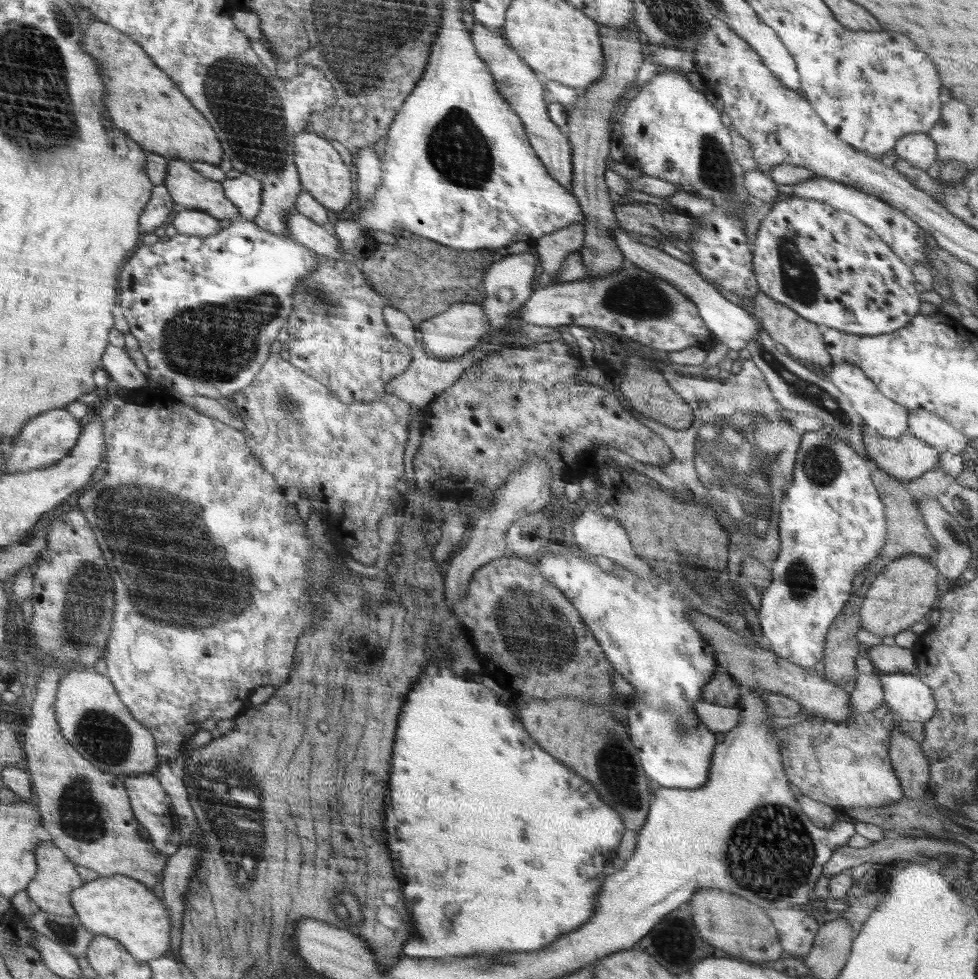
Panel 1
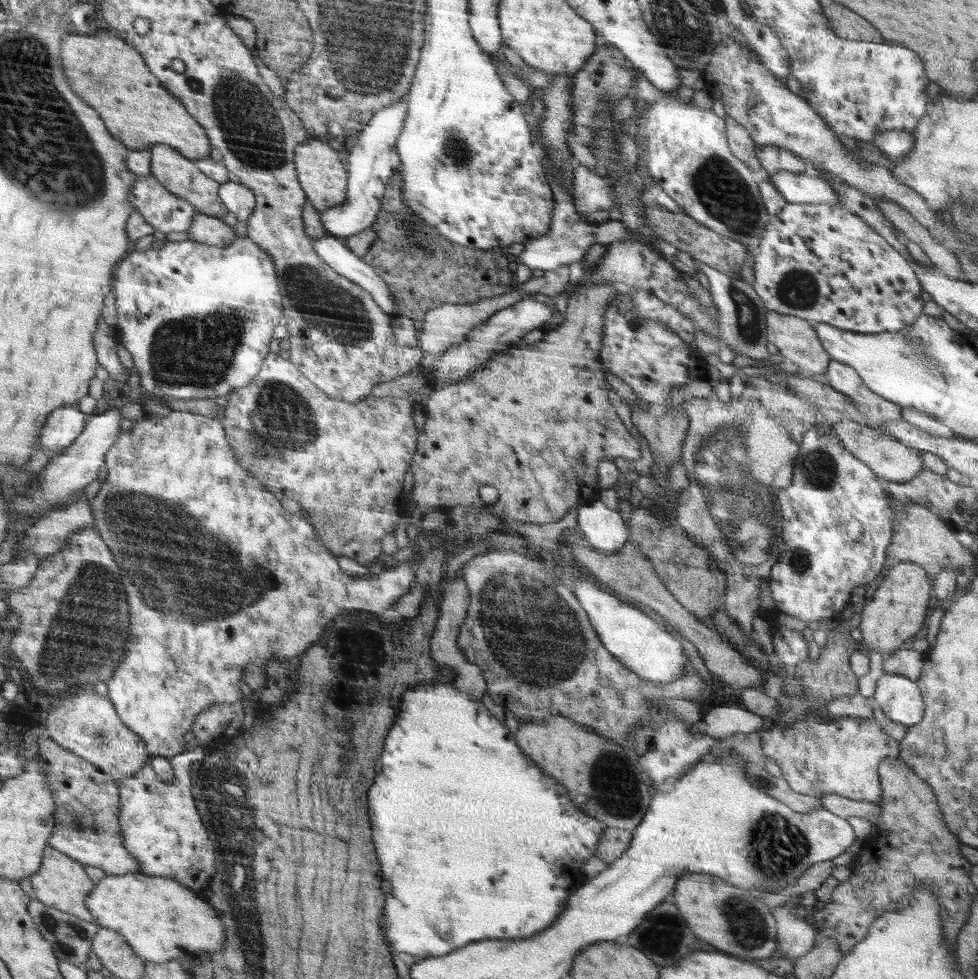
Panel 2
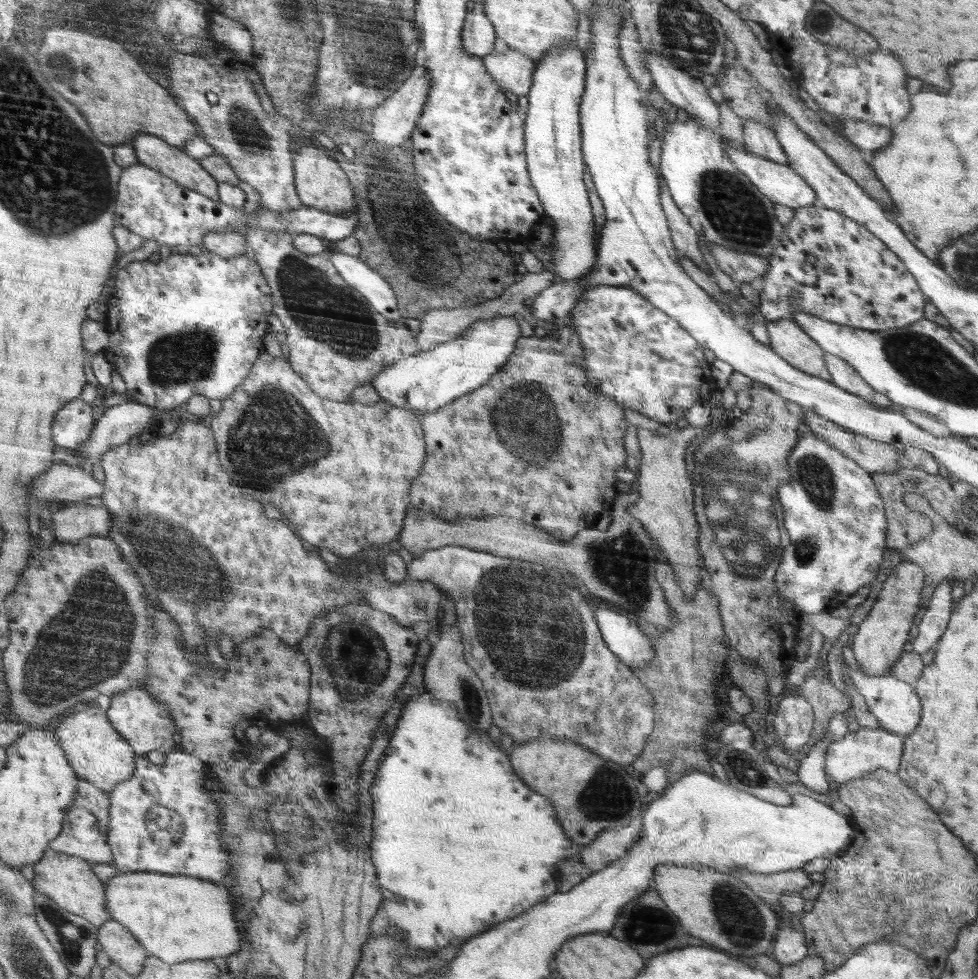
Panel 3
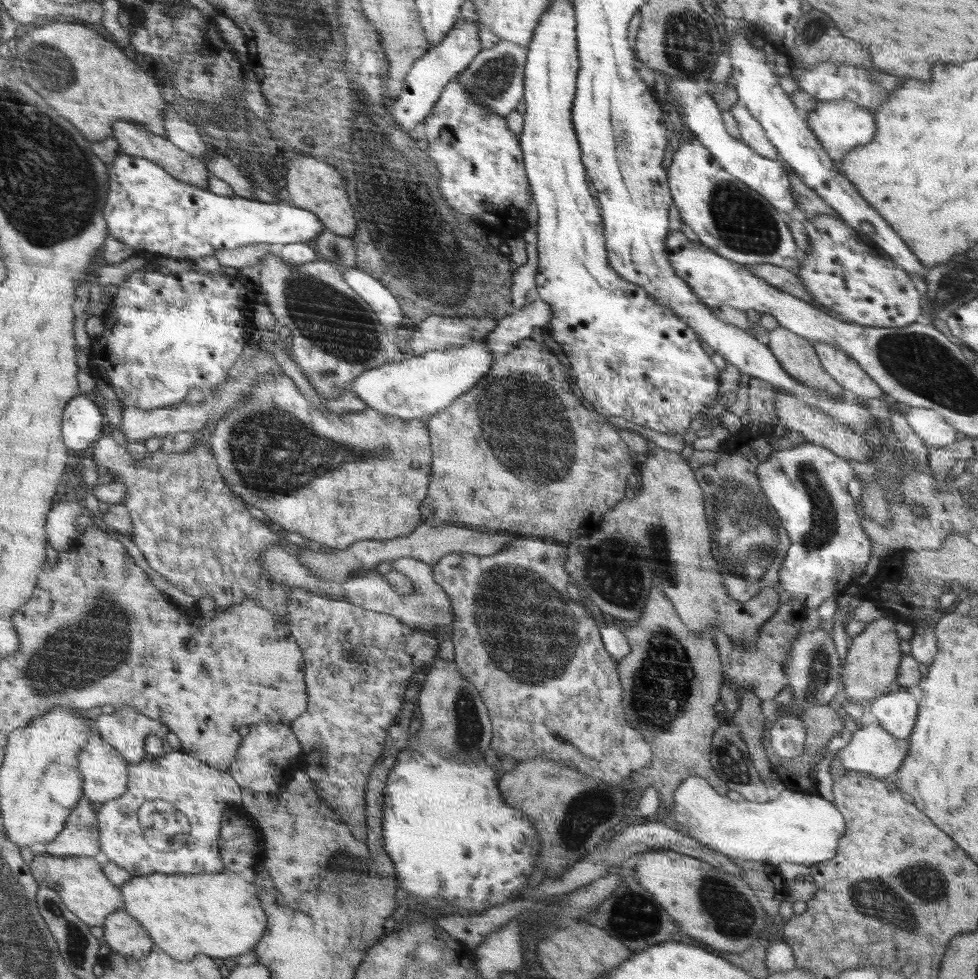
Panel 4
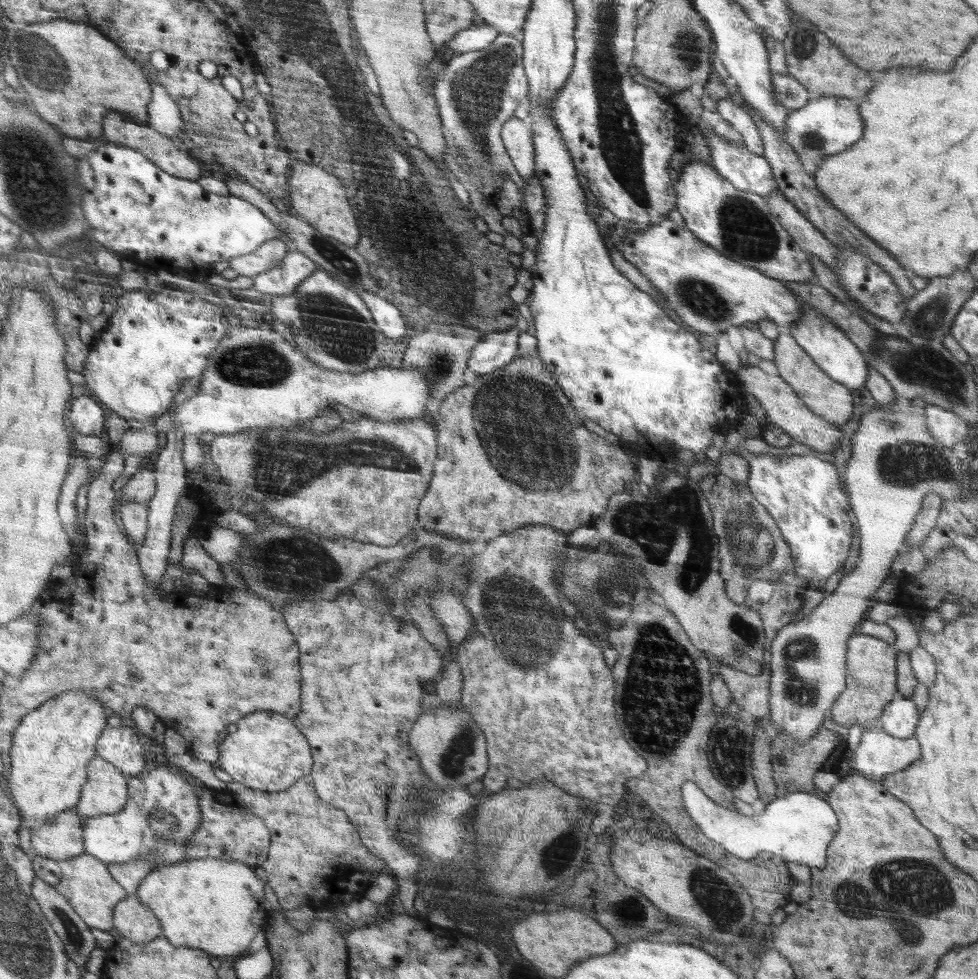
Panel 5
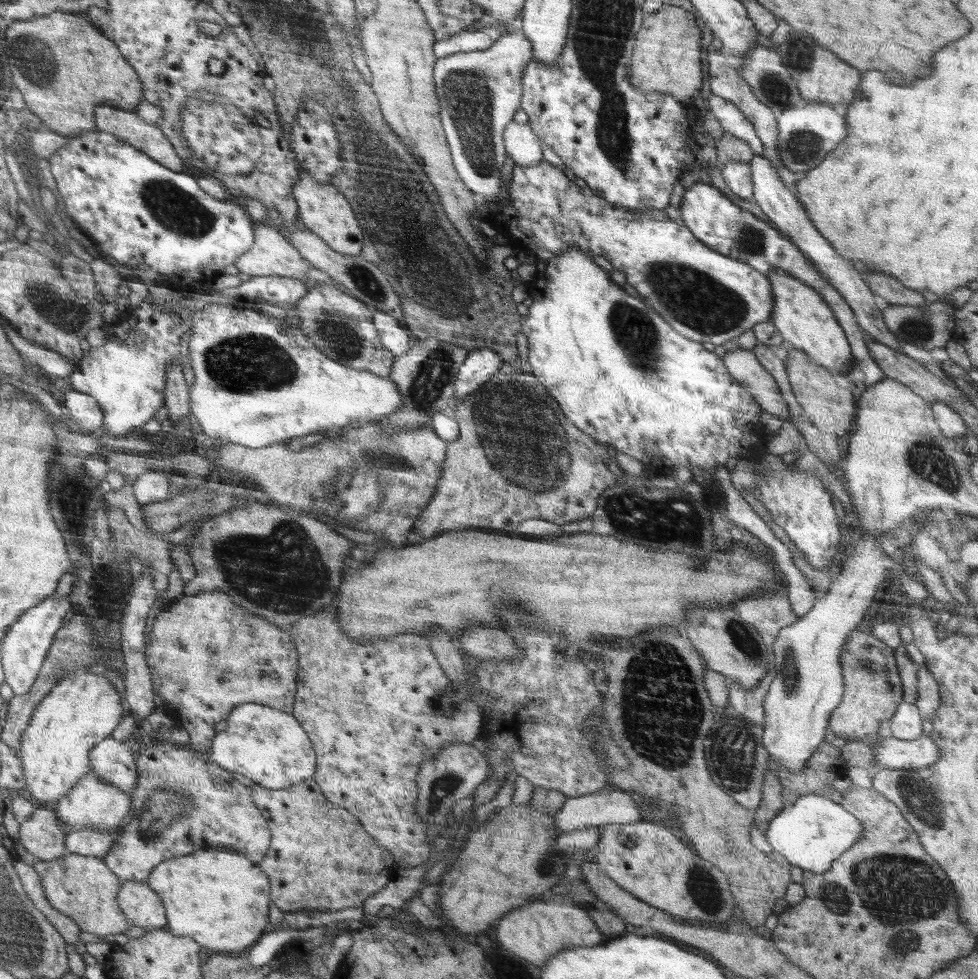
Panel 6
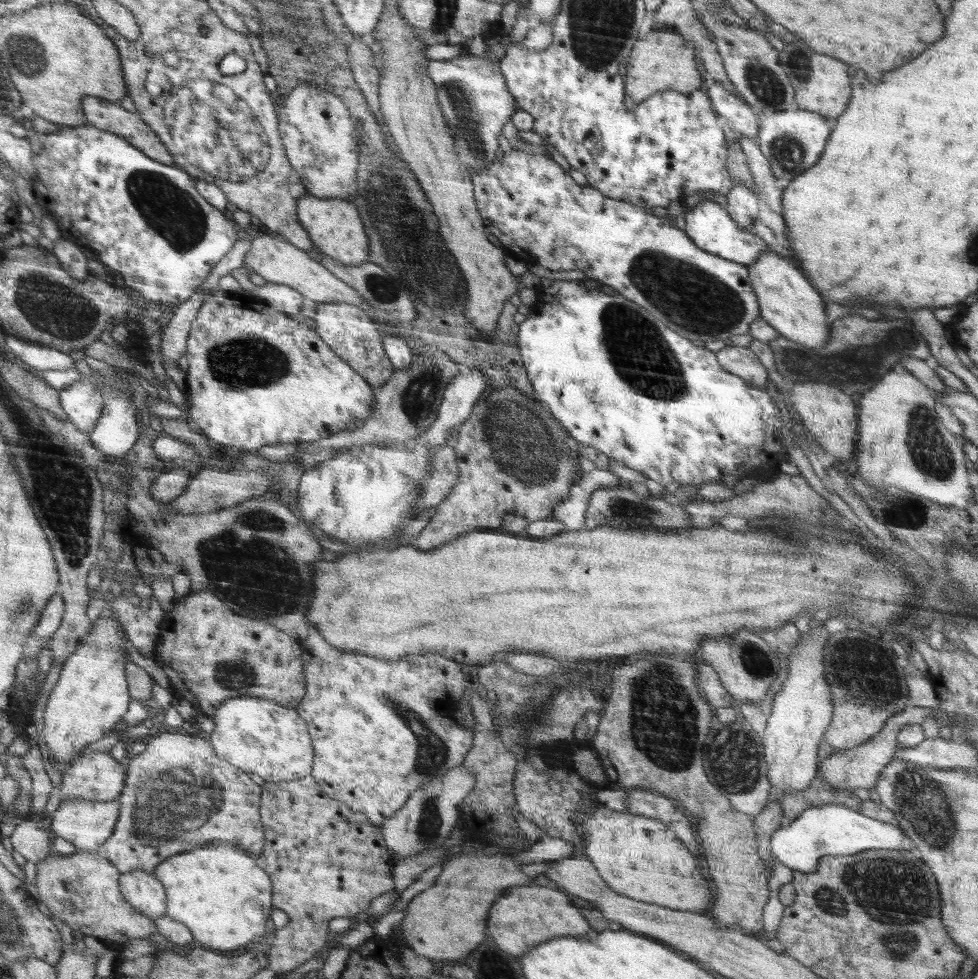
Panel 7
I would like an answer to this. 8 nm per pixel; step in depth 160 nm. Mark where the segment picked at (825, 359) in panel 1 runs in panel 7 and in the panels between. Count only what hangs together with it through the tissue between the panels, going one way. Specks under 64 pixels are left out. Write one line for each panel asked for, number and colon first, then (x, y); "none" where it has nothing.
2: (795, 338)
3: (786, 337)
4: (796, 354)
5: (825, 397)
6: (831, 408)
7: (829, 414)

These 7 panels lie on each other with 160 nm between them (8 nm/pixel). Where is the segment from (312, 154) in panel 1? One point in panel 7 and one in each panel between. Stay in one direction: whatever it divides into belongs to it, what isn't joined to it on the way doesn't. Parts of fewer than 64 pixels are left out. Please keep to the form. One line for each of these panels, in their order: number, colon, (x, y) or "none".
2: (321, 172)
3: (320, 183)
4: (312, 184)
5: (317, 197)
6: (323, 209)
7: (335, 226)

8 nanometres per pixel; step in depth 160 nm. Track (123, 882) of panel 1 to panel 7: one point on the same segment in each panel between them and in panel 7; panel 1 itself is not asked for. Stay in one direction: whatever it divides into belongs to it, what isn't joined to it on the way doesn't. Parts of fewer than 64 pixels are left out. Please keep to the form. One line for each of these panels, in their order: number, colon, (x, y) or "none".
2: (161, 919)
3: (177, 918)
4: (186, 914)
5: (215, 904)
6: (220, 898)
7: (217, 889)

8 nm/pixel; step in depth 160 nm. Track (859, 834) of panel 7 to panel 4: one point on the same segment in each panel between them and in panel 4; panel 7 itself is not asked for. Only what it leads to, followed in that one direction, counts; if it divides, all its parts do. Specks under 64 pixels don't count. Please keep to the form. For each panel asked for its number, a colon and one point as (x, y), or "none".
4: (800, 828)
5: (798, 827)
6: (811, 833)

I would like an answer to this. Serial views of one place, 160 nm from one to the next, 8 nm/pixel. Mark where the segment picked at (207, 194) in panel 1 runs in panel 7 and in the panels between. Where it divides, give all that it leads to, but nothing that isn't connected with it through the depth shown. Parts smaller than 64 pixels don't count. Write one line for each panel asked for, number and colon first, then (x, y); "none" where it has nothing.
2: (180, 175)
3: (173, 162)
4: (137, 141)
5: (117, 128)
6: (126, 125)
7: (101, 113)

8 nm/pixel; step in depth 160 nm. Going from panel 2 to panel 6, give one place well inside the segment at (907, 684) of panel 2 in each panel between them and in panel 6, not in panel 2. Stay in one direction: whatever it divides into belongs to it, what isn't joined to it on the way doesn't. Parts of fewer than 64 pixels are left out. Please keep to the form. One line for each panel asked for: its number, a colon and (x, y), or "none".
3: (895, 704)
4: (896, 711)
5: (900, 717)
6: (906, 724)

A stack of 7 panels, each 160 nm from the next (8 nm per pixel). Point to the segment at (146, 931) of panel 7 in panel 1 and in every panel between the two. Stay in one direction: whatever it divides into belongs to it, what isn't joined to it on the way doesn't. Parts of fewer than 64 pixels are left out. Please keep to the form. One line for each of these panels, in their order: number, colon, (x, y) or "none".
1: (57, 876)
2: (62, 883)
3: (70, 881)
4: (86, 891)
5: (85, 882)
6: (84, 888)

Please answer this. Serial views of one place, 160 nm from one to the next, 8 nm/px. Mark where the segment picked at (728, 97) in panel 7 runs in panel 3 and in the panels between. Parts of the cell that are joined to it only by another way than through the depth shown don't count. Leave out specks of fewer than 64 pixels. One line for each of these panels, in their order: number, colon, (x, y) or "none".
3: (759, 139)
4: (752, 133)
5: (731, 112)
6: (732, 119)

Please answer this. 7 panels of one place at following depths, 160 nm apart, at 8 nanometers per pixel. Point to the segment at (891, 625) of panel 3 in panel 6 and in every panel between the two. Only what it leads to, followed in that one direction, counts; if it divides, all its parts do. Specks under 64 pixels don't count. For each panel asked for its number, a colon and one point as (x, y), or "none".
4: (872, 661)
5: (871, 678)
6: (873, 690)

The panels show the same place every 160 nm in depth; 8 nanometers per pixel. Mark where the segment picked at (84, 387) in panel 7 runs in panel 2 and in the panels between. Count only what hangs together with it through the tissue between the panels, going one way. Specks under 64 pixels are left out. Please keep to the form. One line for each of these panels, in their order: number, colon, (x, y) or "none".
2: (61, 430)
3: (72, 426)
4: (82, 421)
5: (85, 417)
6: (83, 407)

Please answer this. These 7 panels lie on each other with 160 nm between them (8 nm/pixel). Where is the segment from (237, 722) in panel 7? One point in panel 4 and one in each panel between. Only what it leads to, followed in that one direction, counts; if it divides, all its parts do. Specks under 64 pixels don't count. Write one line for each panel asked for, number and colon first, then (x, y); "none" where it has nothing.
4: (270, 754)
5: (267, 752)
6: (267, 745)

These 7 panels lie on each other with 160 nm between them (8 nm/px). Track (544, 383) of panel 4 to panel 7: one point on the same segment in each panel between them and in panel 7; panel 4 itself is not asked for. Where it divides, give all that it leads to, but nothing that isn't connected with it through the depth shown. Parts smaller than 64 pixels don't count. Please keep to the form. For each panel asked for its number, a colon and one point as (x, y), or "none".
5: (554, 472)
6: (562, 473)
7: (515, 467)

